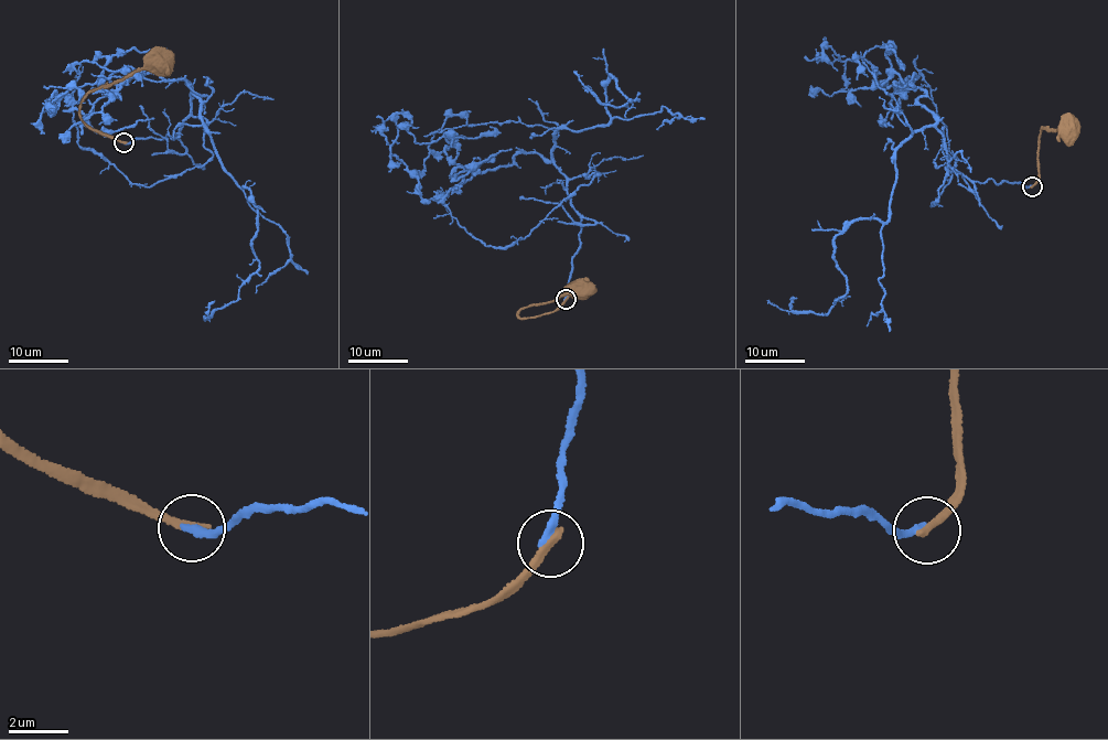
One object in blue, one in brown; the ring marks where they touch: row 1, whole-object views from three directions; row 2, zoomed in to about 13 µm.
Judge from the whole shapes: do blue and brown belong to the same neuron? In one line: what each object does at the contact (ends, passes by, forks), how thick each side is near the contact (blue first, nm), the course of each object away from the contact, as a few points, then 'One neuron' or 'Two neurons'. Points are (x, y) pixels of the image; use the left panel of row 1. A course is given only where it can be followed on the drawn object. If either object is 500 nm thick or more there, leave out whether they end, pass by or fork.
At the ring blue ends. At the ring brown ends. Thickness 280 nm (blue) against 320 nm. Course of blue: (122, 142), (168, 133), (179, 140), (192, 92), (224, 171), (251, 192), (259, 267), (236, 300), (205, 317). Course of brown: (124, 142), (97, 132), (81, 118), (82, 100), (90, 92), (135, 73), (167, 64), (169, 61), (161, 60). Two neurons

